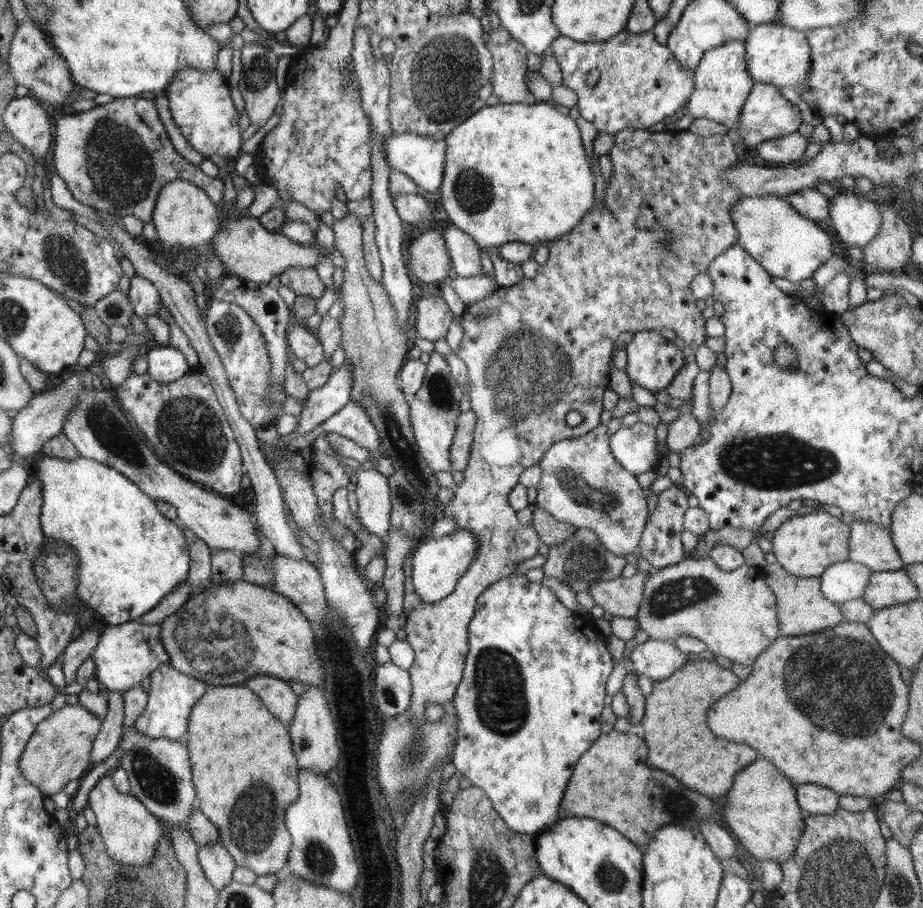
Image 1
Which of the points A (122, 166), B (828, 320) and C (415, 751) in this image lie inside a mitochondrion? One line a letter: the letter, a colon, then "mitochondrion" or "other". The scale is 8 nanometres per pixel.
A: mitochondrion
B: other
C: mitochondrion

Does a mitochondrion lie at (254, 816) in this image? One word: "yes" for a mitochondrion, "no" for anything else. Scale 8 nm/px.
yes

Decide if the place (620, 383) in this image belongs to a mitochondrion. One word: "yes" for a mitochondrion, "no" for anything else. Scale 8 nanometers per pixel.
no

